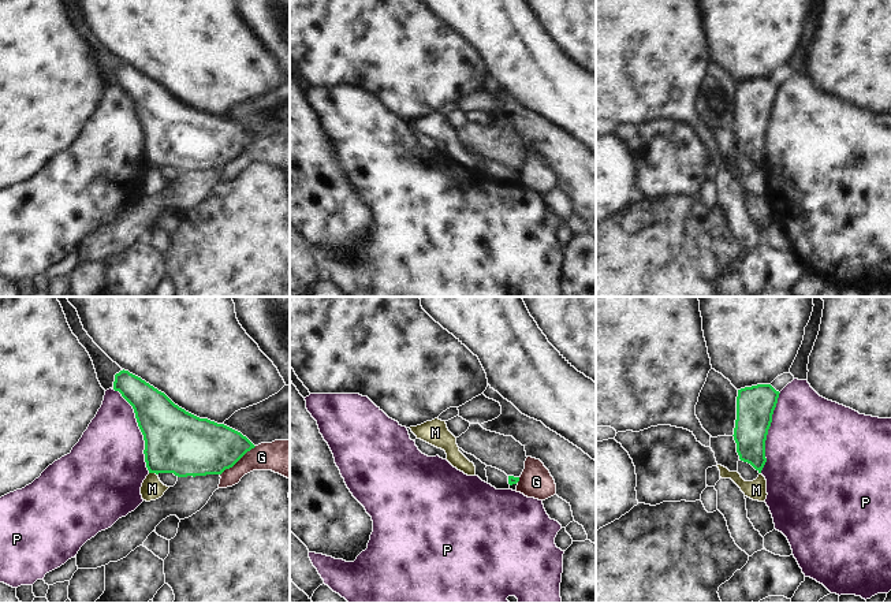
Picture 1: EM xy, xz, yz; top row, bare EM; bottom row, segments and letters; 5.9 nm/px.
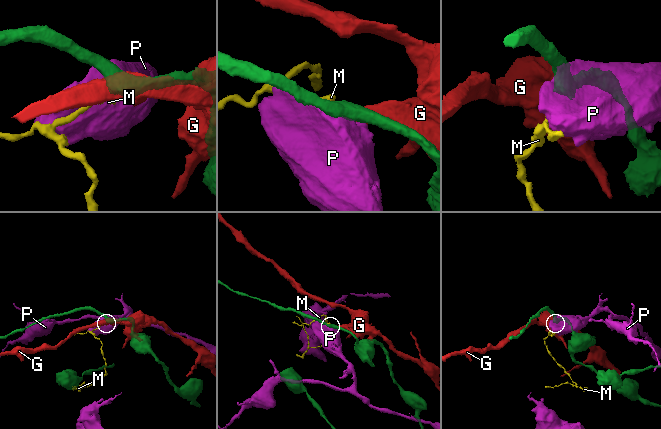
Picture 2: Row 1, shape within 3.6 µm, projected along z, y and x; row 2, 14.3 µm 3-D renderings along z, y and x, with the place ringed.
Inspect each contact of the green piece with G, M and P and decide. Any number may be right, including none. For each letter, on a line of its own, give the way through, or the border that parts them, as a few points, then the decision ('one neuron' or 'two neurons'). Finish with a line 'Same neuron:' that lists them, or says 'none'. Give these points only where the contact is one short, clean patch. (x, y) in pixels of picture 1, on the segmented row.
G: two neurons
M: along xy (149, 472), (156, 475) | two neurons
P: two neurons
Same neuron: none

